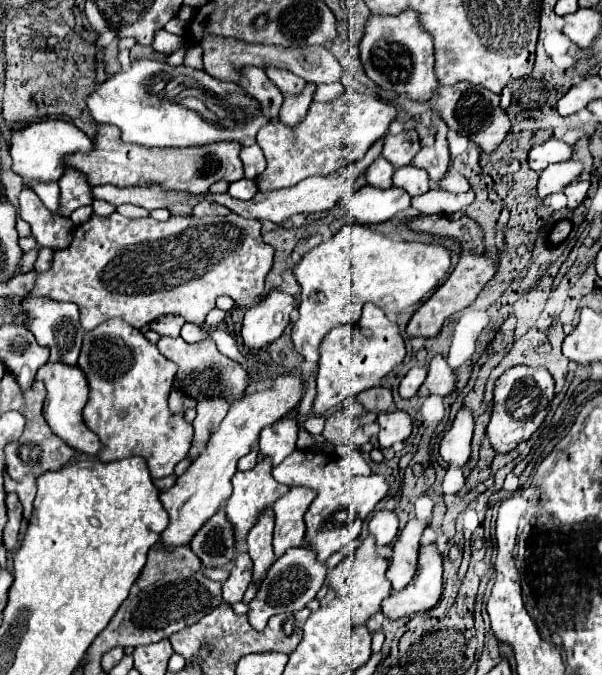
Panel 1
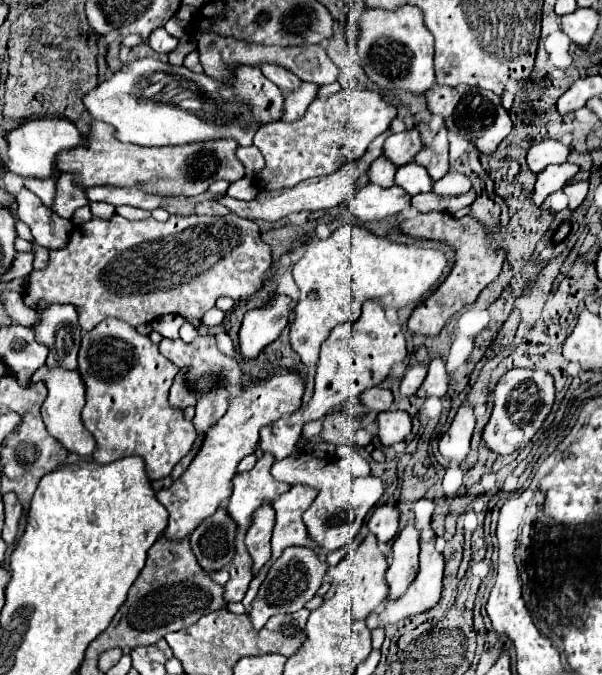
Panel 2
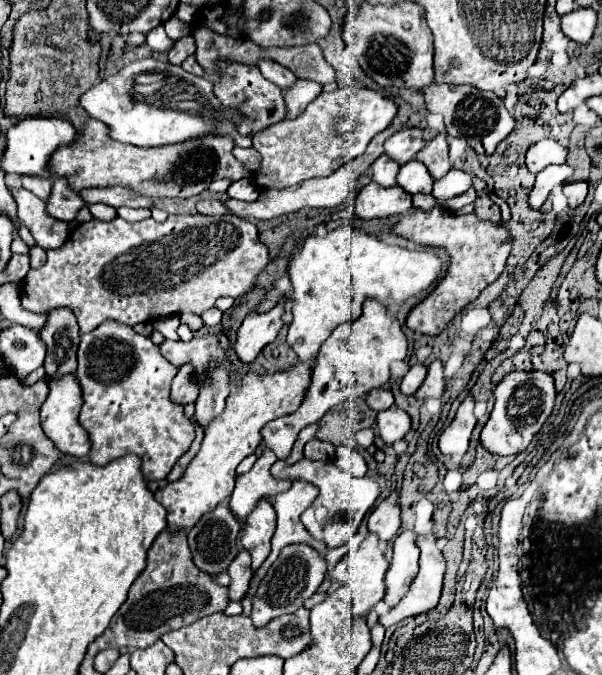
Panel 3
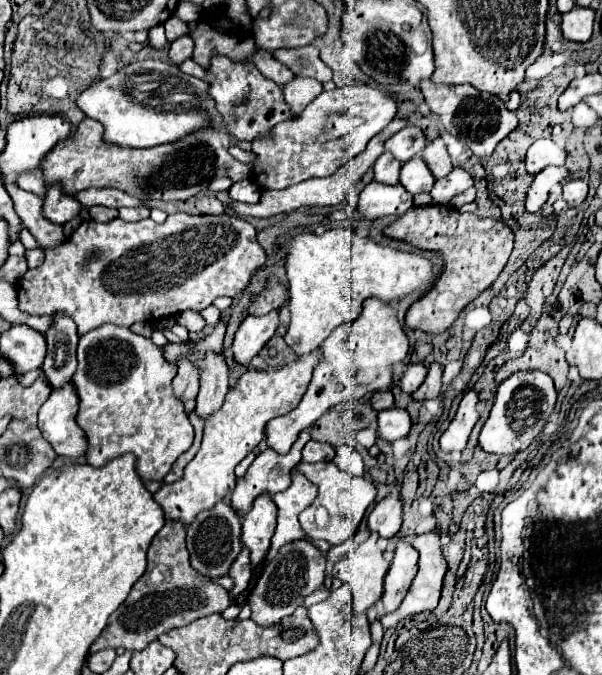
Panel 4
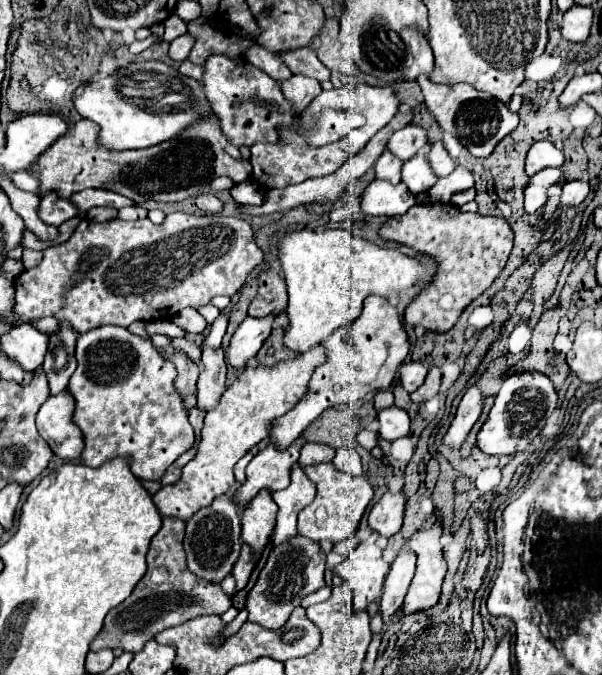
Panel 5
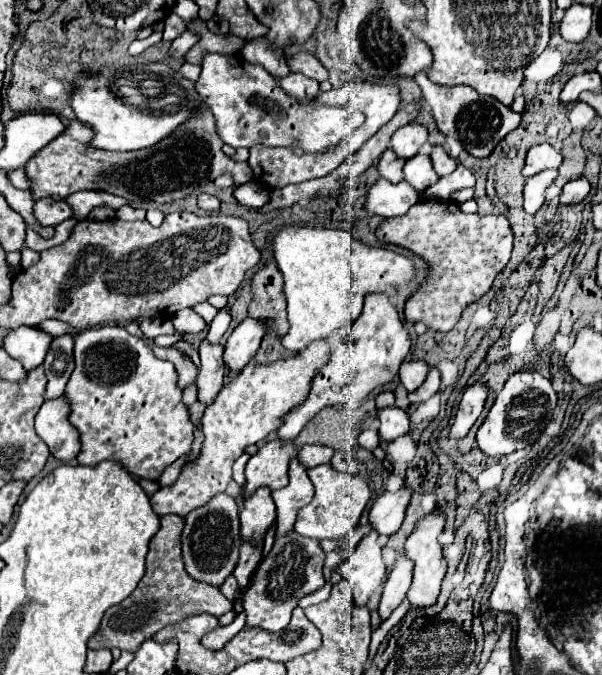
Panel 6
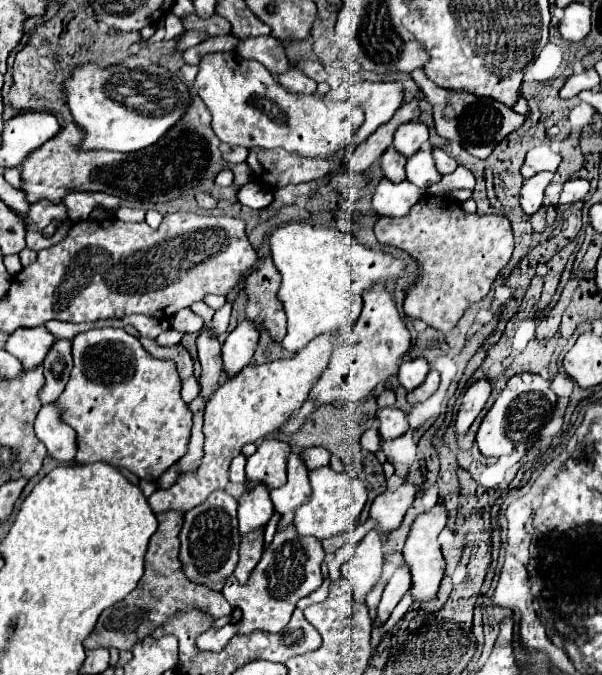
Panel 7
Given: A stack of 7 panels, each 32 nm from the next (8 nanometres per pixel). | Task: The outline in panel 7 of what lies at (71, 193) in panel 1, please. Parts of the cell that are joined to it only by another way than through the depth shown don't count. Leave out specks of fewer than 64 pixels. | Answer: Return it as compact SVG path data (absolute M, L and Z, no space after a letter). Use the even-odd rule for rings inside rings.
M48 202L32 204L28 216L20 216L20 220L24 220L24 226L34 232L42 232L50 224L50 220L64 220L64 218L66 218L64 204L48 204Z

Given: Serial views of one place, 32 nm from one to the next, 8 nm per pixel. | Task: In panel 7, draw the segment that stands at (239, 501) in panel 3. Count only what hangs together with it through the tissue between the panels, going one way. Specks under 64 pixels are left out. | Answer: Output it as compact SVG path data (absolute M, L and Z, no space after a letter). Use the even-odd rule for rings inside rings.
M268 438L256 448L256 452L248 458L246 464L246 478L248 484L254 486L258 482L266 484L268 488L278 488L286 482L286 458L290 446L282 440Z

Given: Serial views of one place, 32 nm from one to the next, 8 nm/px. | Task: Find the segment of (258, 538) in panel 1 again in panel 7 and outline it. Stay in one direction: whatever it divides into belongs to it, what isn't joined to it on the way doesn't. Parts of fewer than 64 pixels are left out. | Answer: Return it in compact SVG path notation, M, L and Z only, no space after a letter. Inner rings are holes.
M256 484L256 488L246 490L238 498L238 530L240 534L248 534L250 530L264 528L274 514L274 504L270 500L268 488L264 484Z

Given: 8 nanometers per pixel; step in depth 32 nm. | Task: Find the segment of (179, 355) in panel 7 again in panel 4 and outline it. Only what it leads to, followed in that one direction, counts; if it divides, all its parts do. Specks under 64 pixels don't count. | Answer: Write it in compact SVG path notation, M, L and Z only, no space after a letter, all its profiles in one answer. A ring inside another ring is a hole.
M178 360L178 376L174 378L172 386L174 386L174 394L176 398L180 398L182 402L196 398L198 394L198 366L194 366L190 360Z

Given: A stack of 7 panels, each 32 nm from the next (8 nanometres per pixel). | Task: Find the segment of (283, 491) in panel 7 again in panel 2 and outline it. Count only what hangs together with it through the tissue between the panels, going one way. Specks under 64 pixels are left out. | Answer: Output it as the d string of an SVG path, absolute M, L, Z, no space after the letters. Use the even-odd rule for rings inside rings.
M294 484L286 494L280 494L280 496L272 502L272 506L274 506L276 513L276 523L271 539L272 556L260 570L259 574L254 576L254 579L250 582L248 592L246 592L244 600L242 600L244 608L250 608L250 604L252 604L252 600L254 600L254 596L256 596L256 592L258 592L270 566L281 556L282 552L284 552L284 548L288 548L288 546L312 546L312 548L318 548L318 544L308 536L306 526L304 526L304 522L302 522L302 514L304 514L304 510L314 502L316 494L318 494L318 492L316 492L316 488L312 488L312 486Z

